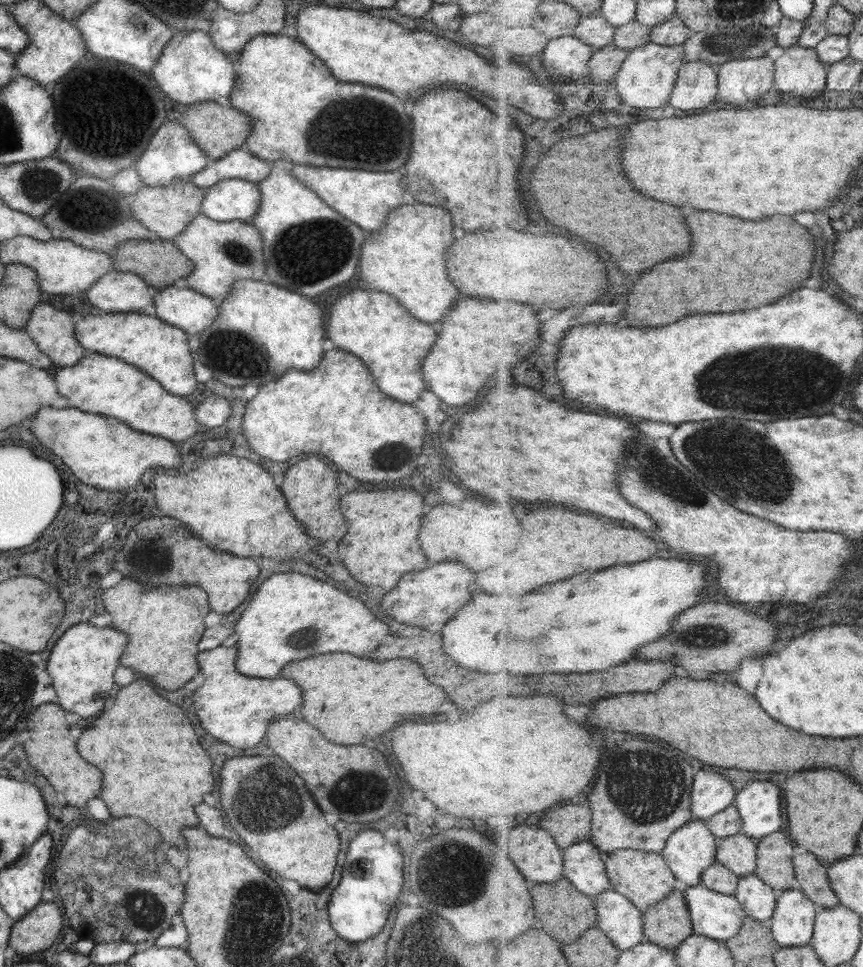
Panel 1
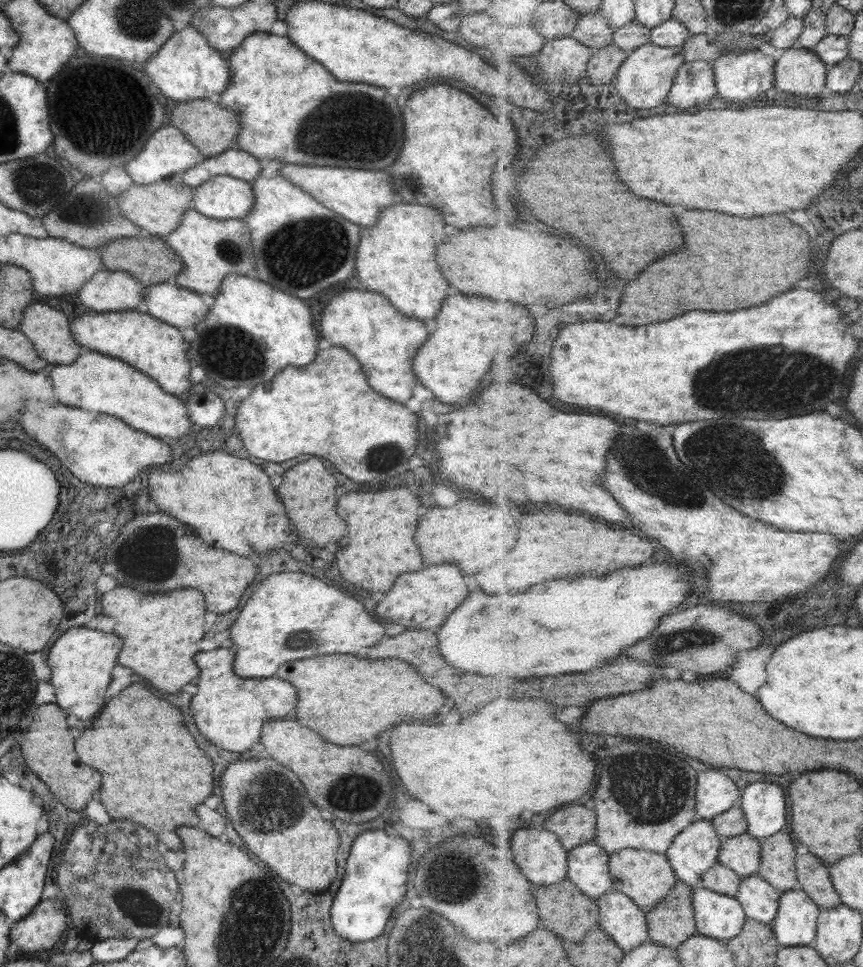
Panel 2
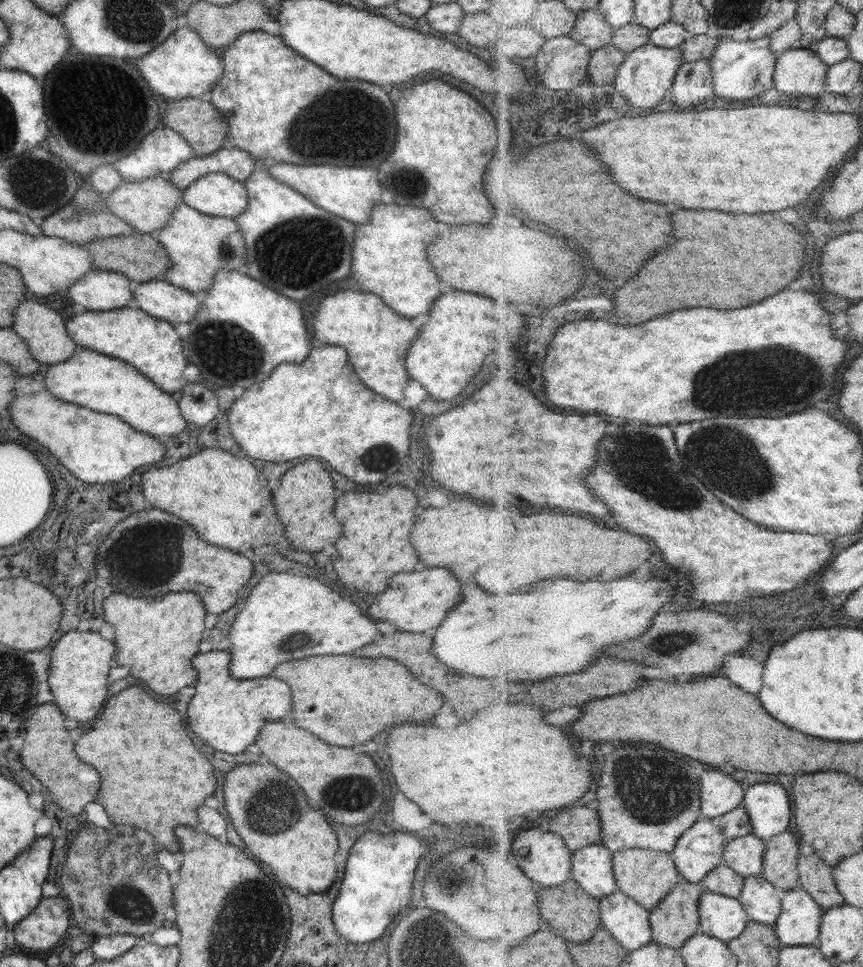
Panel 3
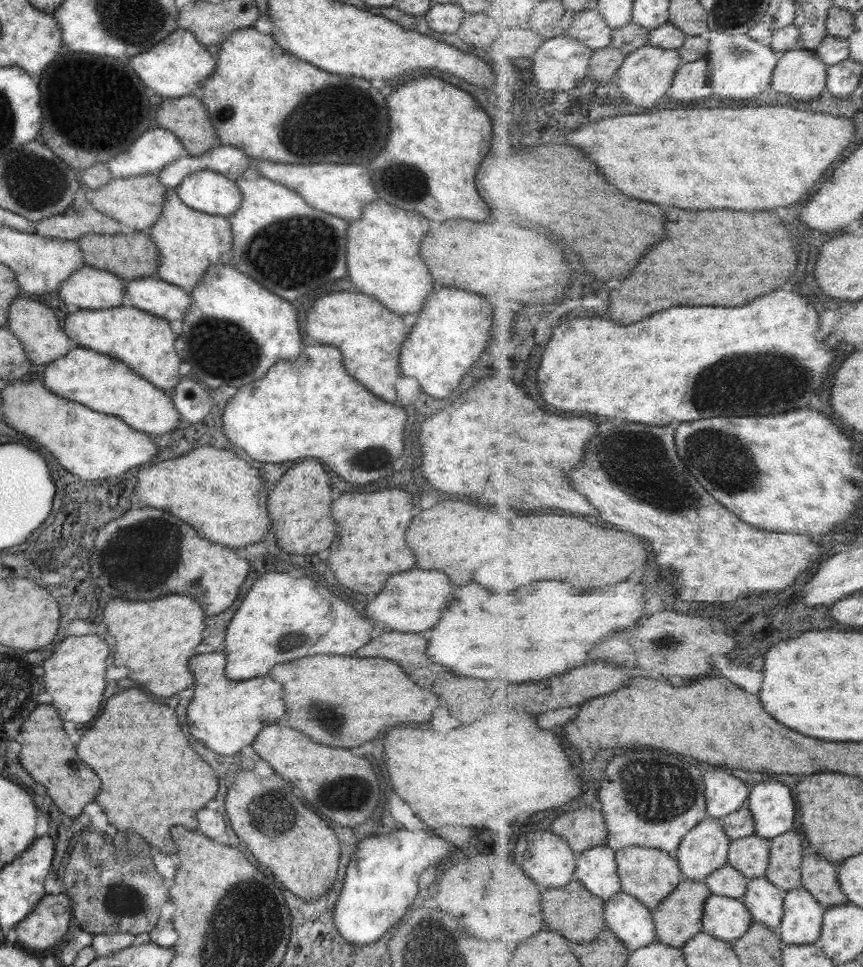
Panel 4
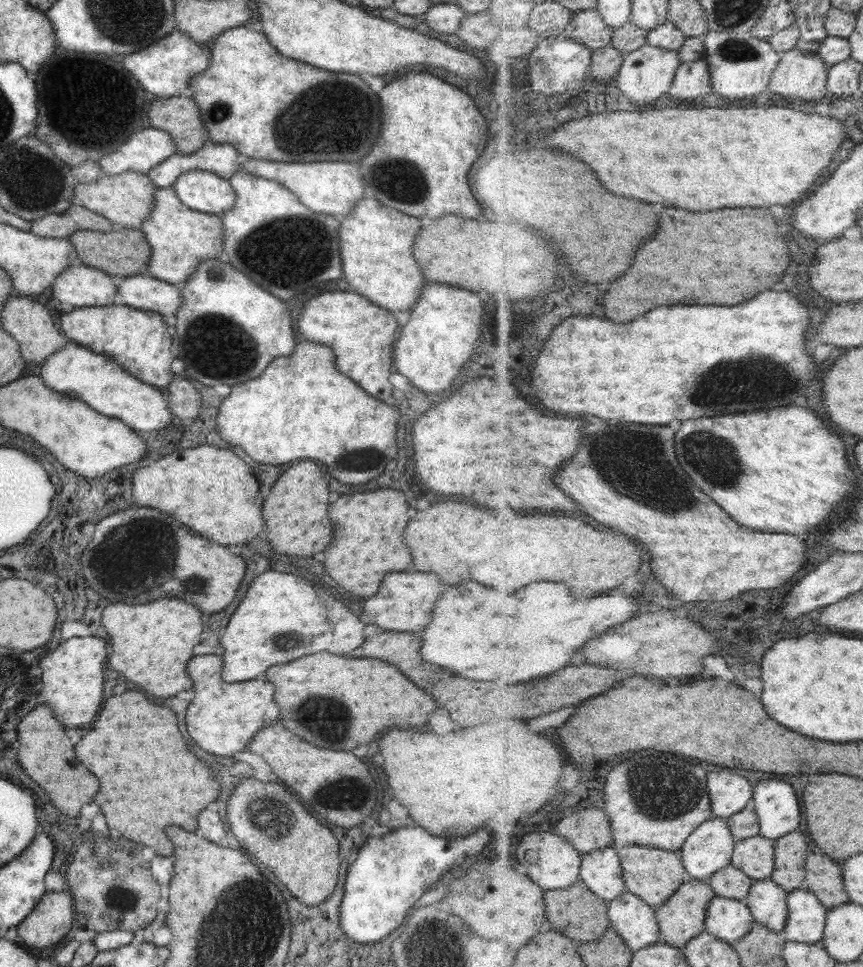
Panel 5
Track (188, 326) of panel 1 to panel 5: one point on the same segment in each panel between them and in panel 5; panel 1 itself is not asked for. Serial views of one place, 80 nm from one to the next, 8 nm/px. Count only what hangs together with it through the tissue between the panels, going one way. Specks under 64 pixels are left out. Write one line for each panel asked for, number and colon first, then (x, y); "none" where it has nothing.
2: (167, 302)
3: (157, 298)
4: (152, 295)
5: (144, 292)

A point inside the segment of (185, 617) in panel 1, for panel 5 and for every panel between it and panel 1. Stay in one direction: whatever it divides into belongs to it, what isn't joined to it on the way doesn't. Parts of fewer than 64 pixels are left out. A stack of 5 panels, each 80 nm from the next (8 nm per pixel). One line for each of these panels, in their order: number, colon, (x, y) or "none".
2: (160, 647)
3: (156, 639)
4: (154, 641)
5: (151, 642)

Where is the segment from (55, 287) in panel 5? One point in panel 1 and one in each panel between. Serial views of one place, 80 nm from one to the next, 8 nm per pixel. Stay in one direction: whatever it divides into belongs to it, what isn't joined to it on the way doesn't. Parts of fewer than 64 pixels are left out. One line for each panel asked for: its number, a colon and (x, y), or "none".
1: (115, 292)
2: (106, 291)
3: (99, 291)
4: (89, 288)

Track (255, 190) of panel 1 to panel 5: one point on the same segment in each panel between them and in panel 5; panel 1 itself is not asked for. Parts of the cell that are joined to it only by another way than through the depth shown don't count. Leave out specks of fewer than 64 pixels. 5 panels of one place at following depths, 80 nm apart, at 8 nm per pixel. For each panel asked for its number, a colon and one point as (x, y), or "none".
2: (222, 197)
3: (216, 195)
4: (206, 192)
5: (201, 191)

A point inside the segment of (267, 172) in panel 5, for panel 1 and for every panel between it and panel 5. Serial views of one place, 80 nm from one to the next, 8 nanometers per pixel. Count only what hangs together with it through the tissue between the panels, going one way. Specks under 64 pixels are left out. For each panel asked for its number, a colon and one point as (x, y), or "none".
1: (364, 198)
2: (359, 196)
3: (350, 193)
4: (342, 191)

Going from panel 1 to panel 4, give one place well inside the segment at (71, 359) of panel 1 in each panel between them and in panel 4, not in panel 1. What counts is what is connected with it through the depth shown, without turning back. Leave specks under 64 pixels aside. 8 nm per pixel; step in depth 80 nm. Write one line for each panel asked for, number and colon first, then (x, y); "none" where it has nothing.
2: (47, 329)
3: (42, 329)
4: (35, 326)

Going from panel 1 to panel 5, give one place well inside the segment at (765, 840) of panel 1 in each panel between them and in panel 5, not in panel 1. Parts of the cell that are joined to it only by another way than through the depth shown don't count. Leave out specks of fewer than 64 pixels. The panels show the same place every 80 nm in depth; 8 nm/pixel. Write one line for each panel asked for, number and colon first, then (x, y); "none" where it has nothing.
2: (778, 855)
3: (781, 857)
4: (785, 869)
5: (790, 872)

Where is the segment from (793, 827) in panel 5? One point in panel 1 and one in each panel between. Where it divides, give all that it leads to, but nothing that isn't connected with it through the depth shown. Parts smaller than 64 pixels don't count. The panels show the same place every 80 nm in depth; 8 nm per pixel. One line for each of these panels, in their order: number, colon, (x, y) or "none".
1: (759, 803)
2: (765, 806)
3: (768, 805)
4: (773, 806)

